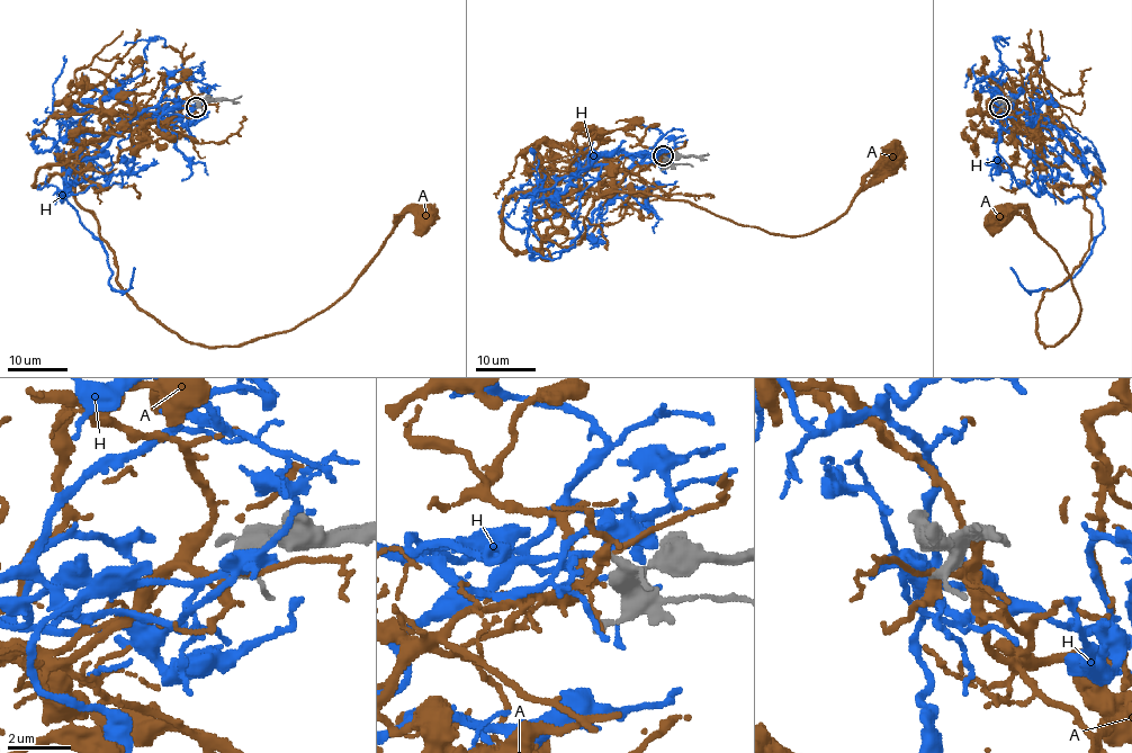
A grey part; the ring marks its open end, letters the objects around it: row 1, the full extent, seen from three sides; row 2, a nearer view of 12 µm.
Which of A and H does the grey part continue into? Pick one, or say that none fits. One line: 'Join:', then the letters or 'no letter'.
Join: H

